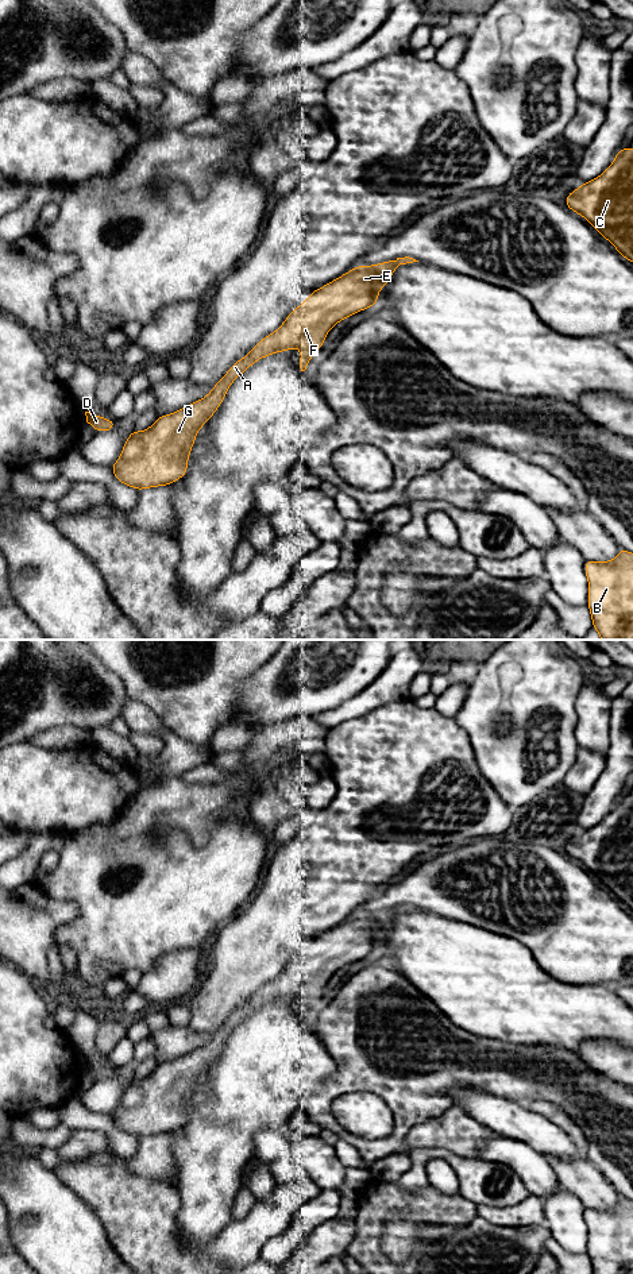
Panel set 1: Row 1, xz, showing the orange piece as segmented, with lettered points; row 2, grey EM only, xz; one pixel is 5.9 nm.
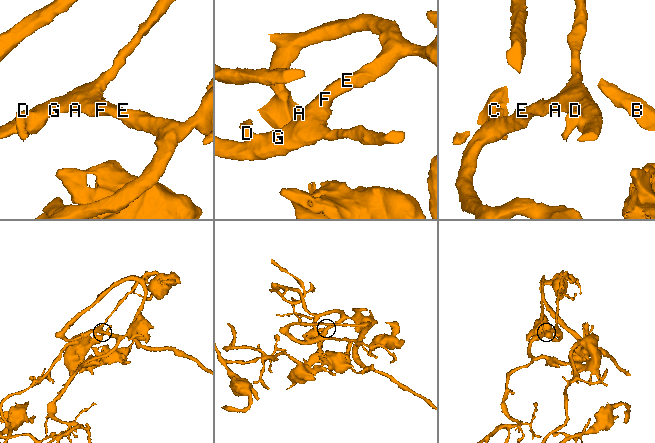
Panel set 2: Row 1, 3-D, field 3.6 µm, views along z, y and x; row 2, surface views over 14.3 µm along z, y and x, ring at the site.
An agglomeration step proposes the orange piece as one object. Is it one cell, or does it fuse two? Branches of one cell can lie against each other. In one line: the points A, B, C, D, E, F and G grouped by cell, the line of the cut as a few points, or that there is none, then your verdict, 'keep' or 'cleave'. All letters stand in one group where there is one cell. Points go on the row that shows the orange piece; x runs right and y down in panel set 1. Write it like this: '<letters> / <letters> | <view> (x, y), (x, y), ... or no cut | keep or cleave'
A B C D E F G | no cut | keep

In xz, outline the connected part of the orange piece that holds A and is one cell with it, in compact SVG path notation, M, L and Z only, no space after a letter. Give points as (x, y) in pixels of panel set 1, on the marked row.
M405 256L379 265L356 266L341 277L312 292L300 306L287 314L283 324L274 333L267 335L255 344L243 359L235 362L207 397L171 414L157 417L155 422L143 432L134 429L126 440L121 456L109 467L116 479L140 491L148 487L167 486L185 476L188 472L188 458L190 456L197 432L219 409L228 387L238 377L256 360L294 347L301 348L300 368L305 371L313 358L312 352L323 348L329 329L339 321L378 305L378 293L390 282L394 270L401 265L413 262L418 260Z

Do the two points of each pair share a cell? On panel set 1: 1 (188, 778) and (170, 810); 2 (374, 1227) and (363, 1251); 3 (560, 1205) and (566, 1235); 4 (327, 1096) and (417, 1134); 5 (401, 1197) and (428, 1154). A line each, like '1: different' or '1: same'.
1: different
2: same
3: same
4: different
5: different

